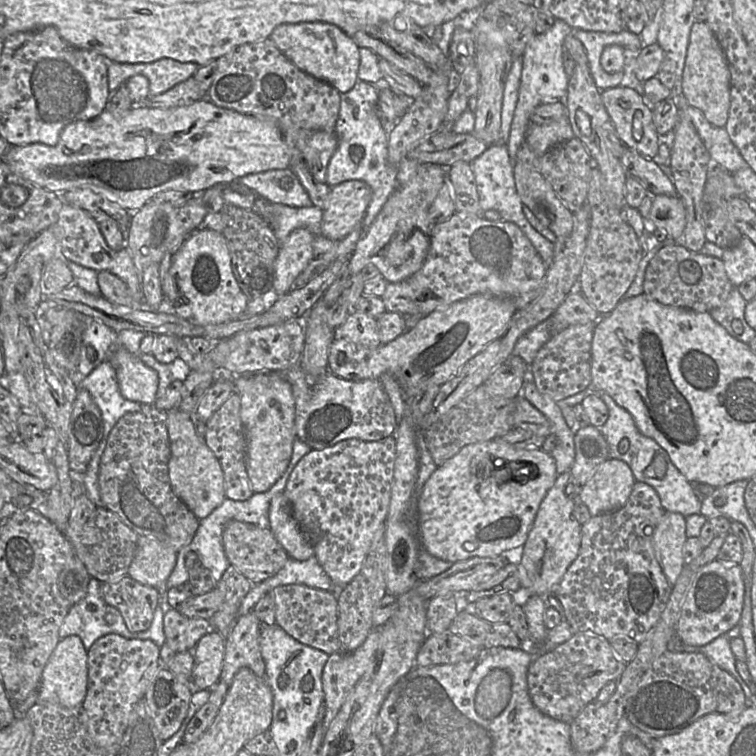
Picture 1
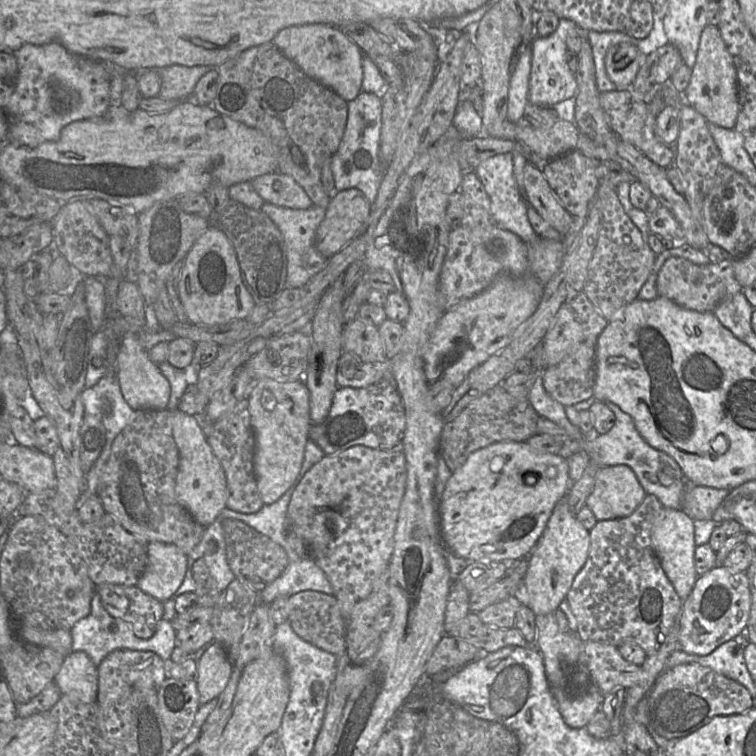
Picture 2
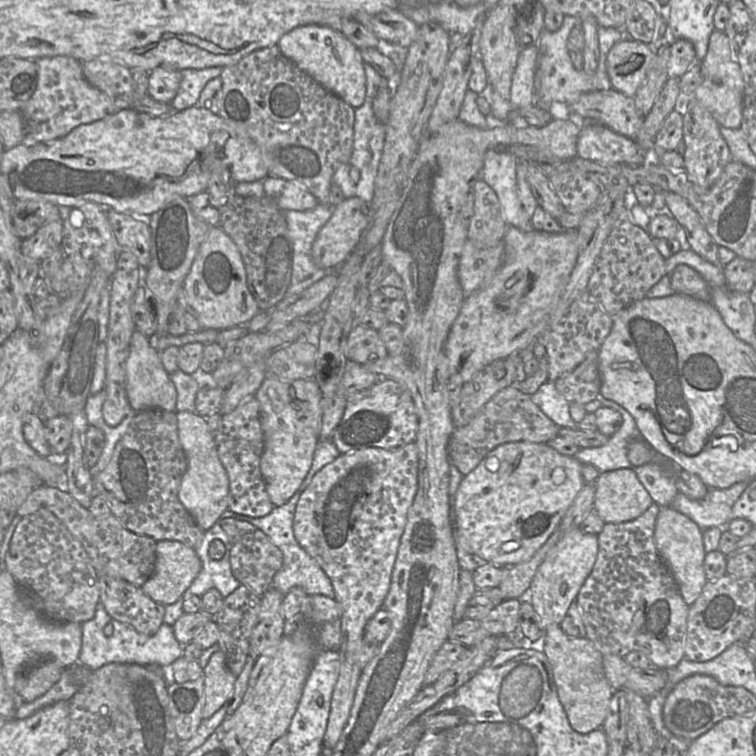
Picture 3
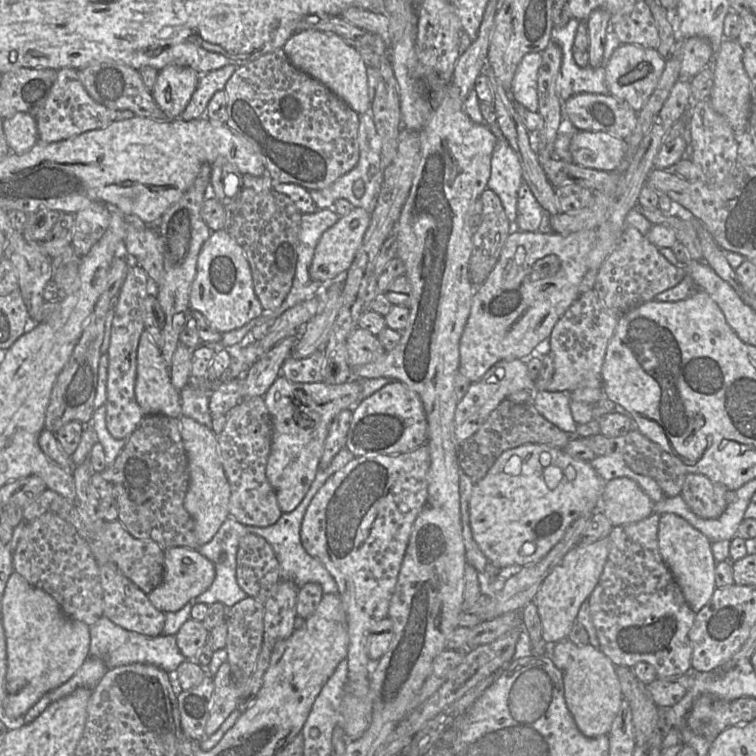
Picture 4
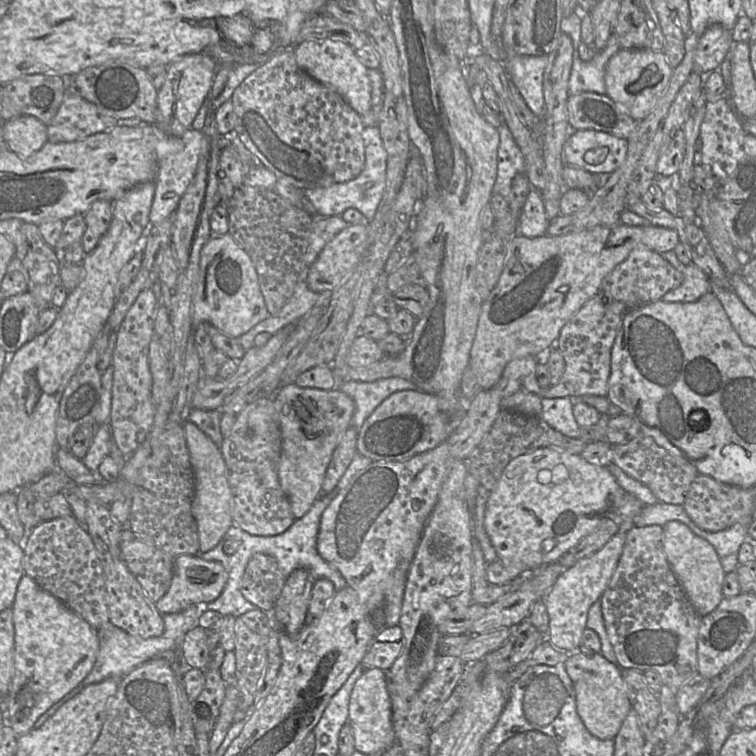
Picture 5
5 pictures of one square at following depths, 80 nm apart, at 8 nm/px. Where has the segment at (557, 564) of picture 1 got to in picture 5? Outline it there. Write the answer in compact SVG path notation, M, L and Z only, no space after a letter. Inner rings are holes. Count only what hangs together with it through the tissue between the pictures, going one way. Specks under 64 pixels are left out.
M620 521L618 532L600 550L566 568L544 596L549 616L548 640L561 653L570 654L579 649L589 609L606 590L621 556L625 534L633 526L633 521Z

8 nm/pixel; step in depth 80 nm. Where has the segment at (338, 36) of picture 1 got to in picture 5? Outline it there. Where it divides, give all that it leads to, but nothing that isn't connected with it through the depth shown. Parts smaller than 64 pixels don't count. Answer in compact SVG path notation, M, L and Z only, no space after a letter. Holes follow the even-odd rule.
M333 39L306 40L295 45L293 53L298 66L316 81L335 90L360 116L371 110L368 69L352 47Z

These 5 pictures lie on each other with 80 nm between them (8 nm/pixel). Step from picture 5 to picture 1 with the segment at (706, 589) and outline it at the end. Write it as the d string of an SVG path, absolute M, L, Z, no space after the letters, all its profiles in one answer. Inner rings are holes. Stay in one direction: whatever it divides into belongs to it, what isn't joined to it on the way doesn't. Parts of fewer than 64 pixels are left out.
M666 511L654 529L652 541L656 558L672 586L685 565L683 546L686 539L686 517Z

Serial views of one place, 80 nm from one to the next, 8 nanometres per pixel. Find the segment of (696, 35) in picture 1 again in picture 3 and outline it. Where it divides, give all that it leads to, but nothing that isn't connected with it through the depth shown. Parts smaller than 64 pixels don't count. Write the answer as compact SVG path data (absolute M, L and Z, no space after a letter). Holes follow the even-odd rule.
M715 29L708 41L707 52L700 63L701 83L696 88L695 98L720 126L740 129L743 111L744 80L740 66L733 54L728 37Z

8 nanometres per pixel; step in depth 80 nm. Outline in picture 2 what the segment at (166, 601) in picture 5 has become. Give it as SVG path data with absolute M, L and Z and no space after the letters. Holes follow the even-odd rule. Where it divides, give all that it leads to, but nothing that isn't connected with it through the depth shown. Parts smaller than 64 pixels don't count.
M149 541L147 549L148 564L144 573L137 581L137 586L160 601L174 598L188 570L187 554L174 544L159 541Z

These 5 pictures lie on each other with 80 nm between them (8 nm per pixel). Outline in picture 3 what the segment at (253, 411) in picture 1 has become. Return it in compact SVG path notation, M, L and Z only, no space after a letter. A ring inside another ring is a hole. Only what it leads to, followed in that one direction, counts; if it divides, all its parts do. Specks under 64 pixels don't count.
M267 376L254 397L259 402L260 420L264 435L264 451L261 456L260 470L270 500L278 507L286 504L297 492L311 468L322 426L322 393L314 379L285 381Z

